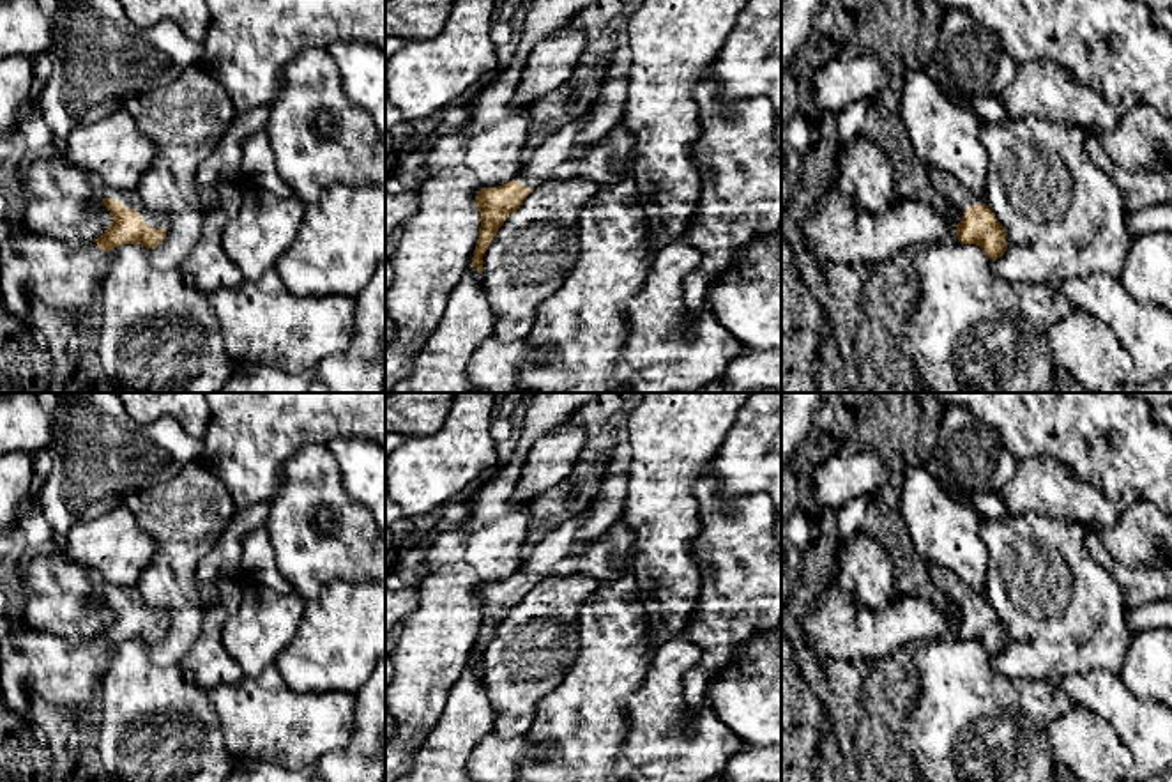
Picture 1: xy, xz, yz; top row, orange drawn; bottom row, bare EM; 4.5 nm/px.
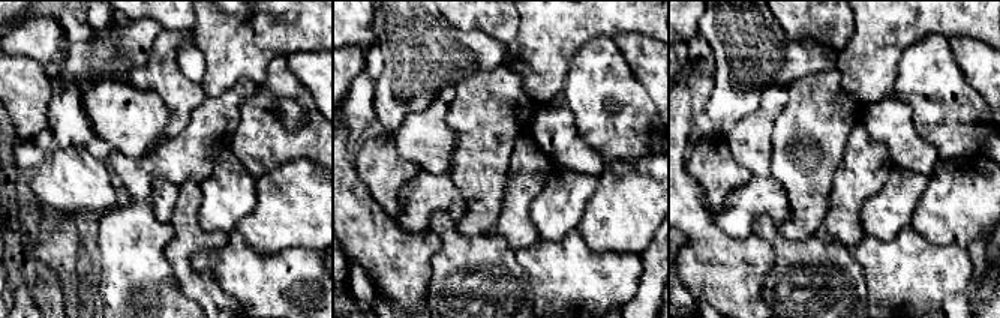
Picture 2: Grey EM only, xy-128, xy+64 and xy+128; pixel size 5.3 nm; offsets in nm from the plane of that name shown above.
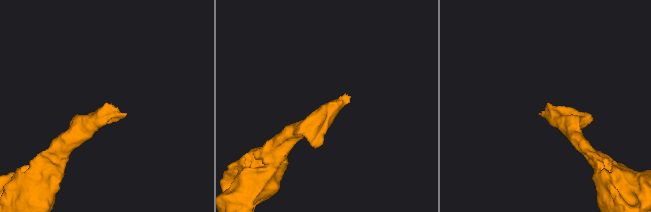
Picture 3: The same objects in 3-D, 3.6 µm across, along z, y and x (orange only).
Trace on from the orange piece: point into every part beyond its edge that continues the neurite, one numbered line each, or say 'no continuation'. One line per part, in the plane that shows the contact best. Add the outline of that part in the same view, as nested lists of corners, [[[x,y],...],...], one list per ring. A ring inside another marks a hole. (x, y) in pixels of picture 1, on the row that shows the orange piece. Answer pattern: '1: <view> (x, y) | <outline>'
1: xy (128, 199) | [[[103,186],[103,188],[99,189],[99,195],[101,195],[103,198],[113,198],[113,200],[117,200],[120,205],[124,205],[124,207],[127,207],[127,209],[136,209],[136,211],[140,212],[141,219],[143,219],[150,228],[168,228],[166,216],[161,214],[161,212],[152,212],[152,211],[148,211],[148,209],[143,205],[143,202],[141,202],[141,198],[140,198],[136,188],[131,189],[131,191],[118,191],[118,189],[111,189],[111,188]]]

